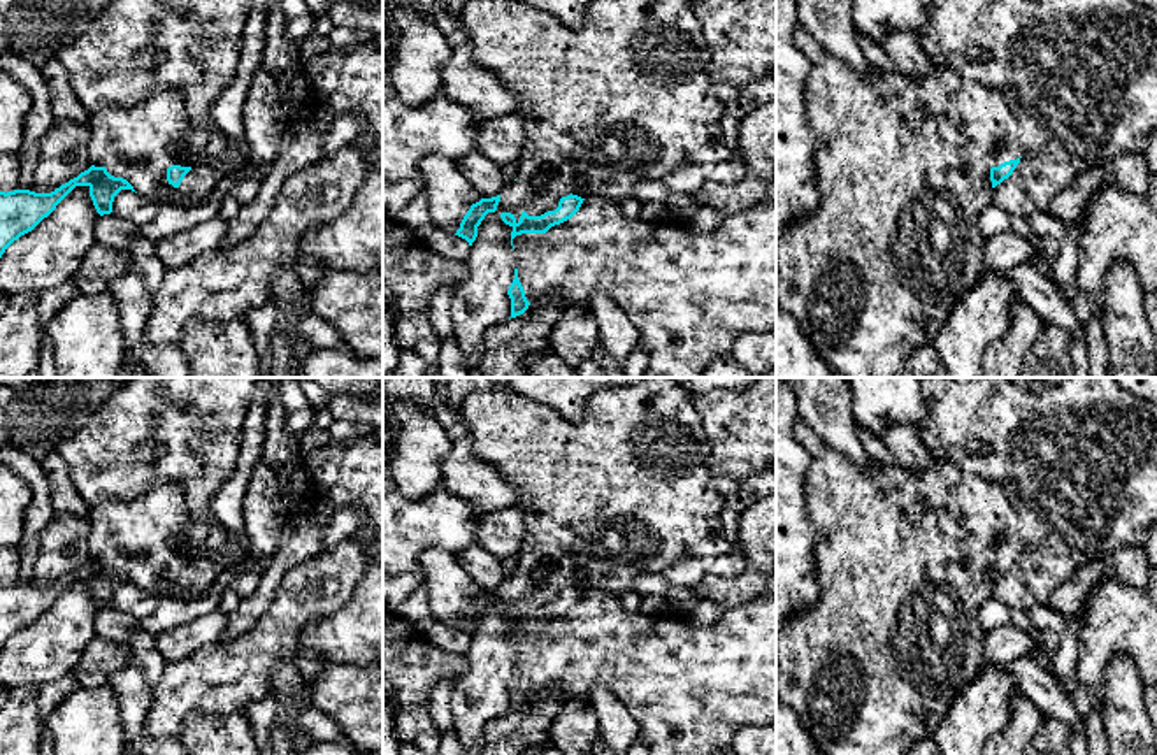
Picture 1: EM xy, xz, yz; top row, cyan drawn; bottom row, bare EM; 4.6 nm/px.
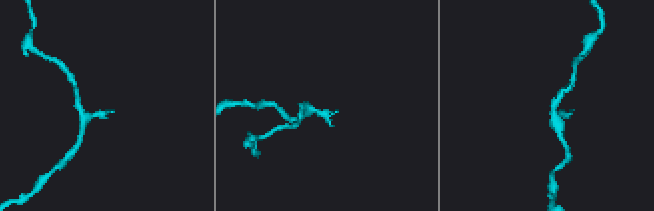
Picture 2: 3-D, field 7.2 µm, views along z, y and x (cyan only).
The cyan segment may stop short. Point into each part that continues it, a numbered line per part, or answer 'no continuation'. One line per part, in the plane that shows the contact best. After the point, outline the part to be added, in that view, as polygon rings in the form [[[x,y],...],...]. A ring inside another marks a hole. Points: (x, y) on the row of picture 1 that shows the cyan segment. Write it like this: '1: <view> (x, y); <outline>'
1: xz (690, 294); [[[776,177],[769,183],[765,195],[753,205],[729,214],[716,228],[697,232],[688,221],[669,219],[646,221],[625,218],[618,202],[606,197],[586,197],[579,211],[567,221],[551,226],[546,234],[521,234],[513,239],[518,260],[518,279],[530,304],[557,295],[565,307],[588,304],[593,293],[607,295],[622,309],[641,334],[639,346],[650,355],[643,378],[702,378],[708,365],[720,355],[730,353],[741,335],[750,332],[776,332]]]

